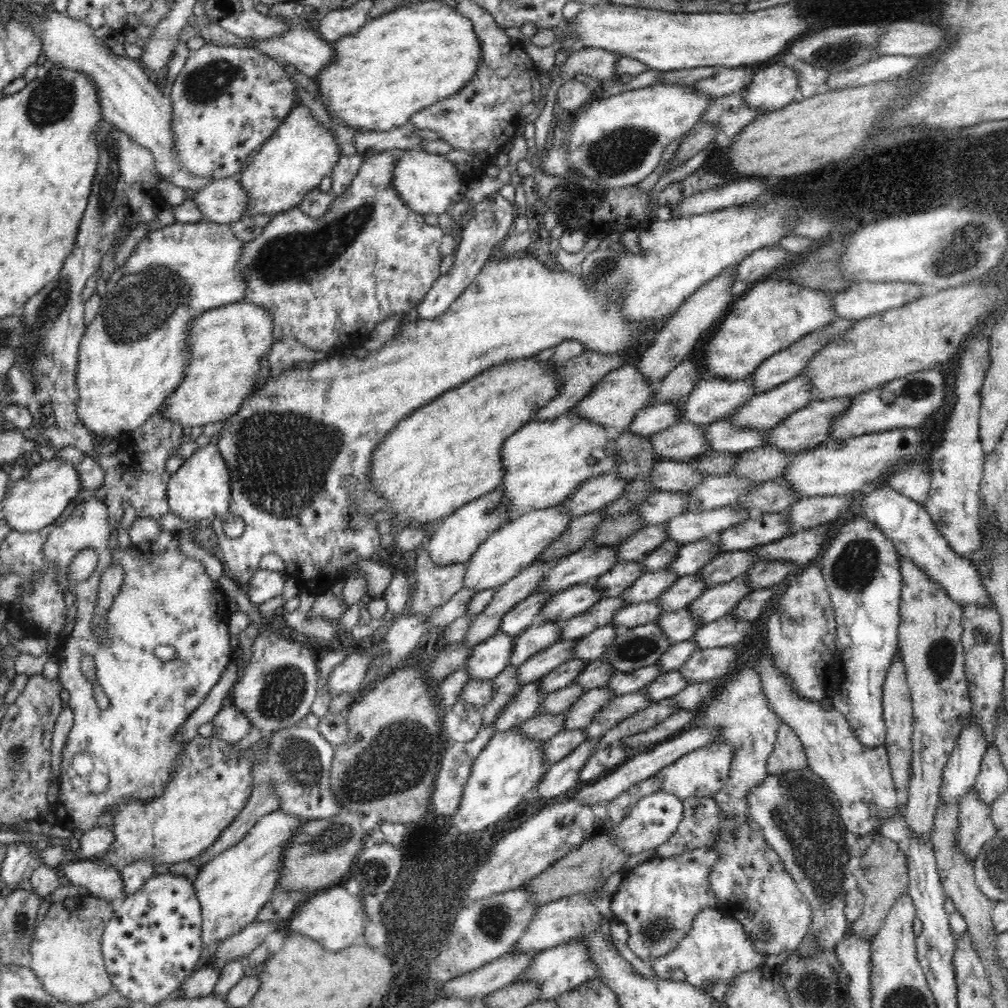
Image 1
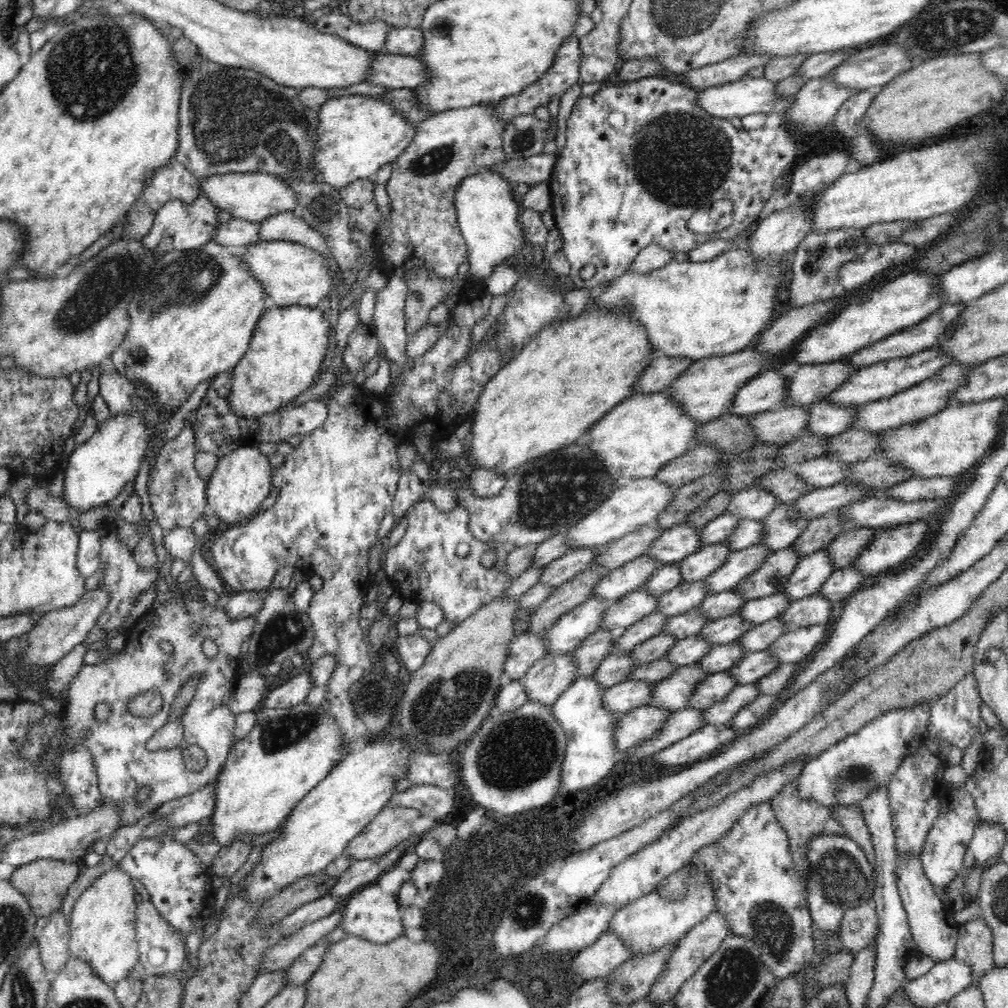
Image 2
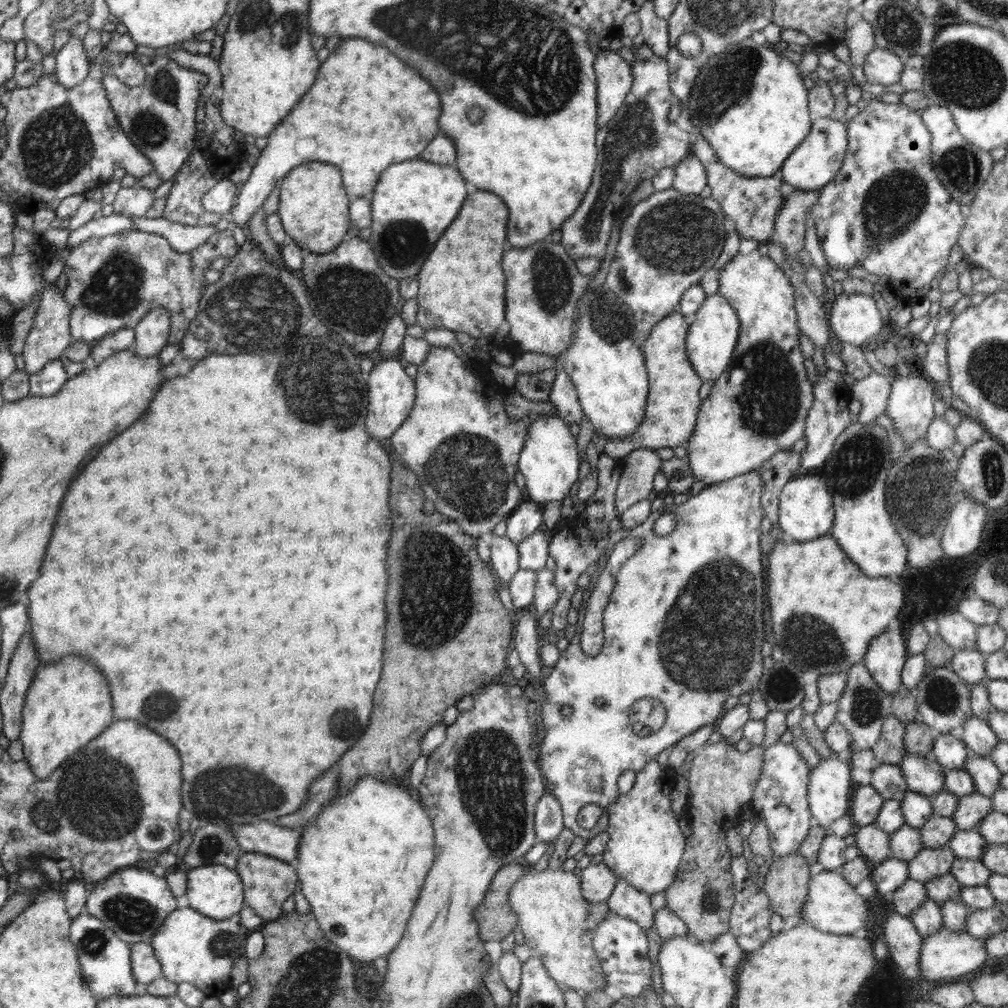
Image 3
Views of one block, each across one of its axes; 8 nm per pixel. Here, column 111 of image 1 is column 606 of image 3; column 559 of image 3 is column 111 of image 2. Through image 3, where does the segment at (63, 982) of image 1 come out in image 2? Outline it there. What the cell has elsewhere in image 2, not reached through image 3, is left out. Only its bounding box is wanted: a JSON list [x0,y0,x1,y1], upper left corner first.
[68,867,139,984]

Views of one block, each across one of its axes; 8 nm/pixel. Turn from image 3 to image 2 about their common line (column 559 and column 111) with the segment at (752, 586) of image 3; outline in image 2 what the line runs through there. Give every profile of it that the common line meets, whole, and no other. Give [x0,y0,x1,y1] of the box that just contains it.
[59,587,257,826]

